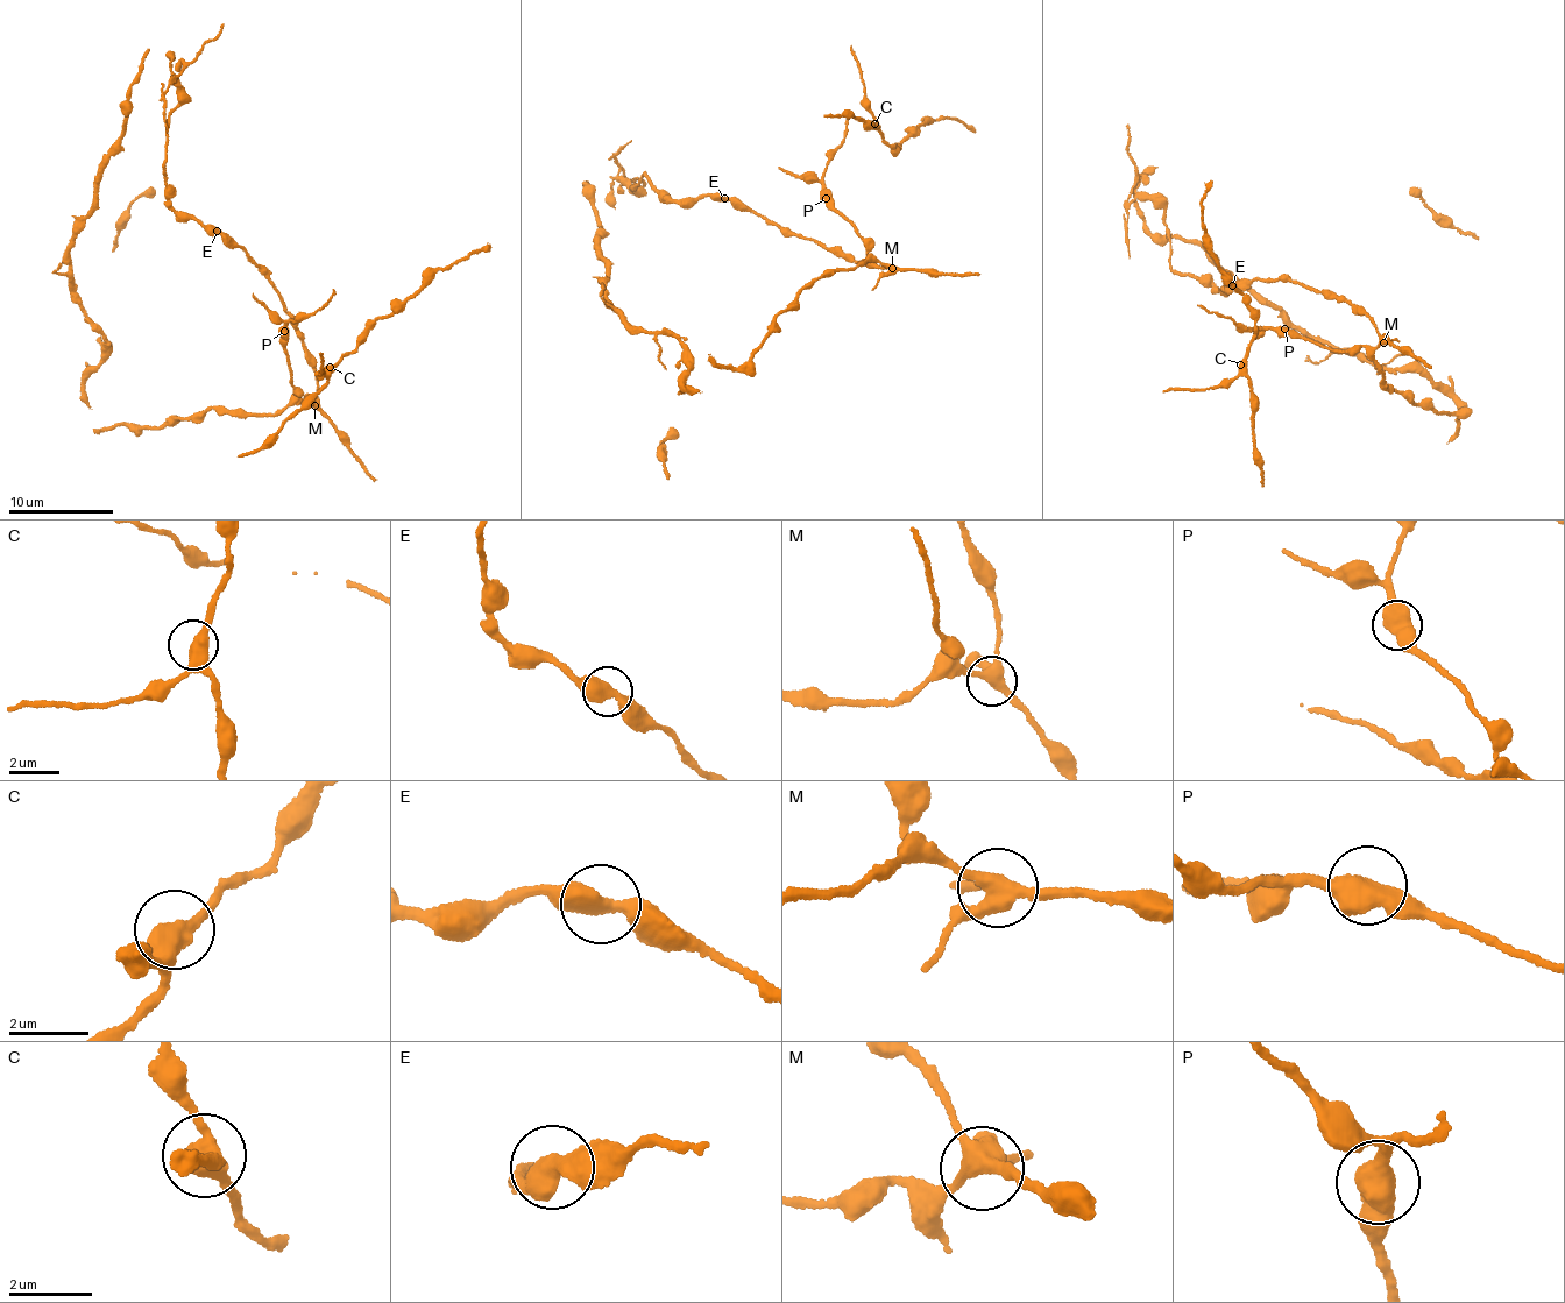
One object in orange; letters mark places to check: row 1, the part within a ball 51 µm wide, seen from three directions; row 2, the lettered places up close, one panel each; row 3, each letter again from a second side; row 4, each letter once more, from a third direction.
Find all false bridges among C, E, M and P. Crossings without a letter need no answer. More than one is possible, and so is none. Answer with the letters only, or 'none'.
none

